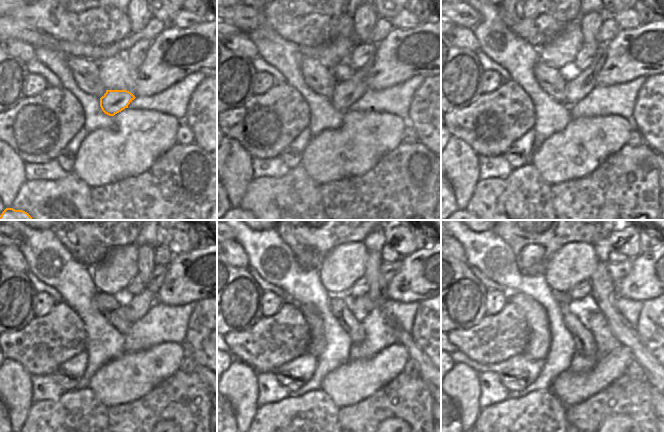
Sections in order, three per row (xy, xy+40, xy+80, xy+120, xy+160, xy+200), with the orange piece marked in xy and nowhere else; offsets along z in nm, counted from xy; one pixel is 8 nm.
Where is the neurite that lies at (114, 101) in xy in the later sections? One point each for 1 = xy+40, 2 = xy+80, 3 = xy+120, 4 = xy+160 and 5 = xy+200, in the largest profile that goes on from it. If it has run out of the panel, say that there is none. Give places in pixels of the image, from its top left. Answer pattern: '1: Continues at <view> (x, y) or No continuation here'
1: Continues at xy+40 (345, 93)
2: Continues at xy+80 (578, 88)
3: Continues at xy+120 (140, 304)
4: Continues at xy+160 (360, 307)
5: Continues at xy+200 (586, 306)

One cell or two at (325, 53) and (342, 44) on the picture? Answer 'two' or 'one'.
one

